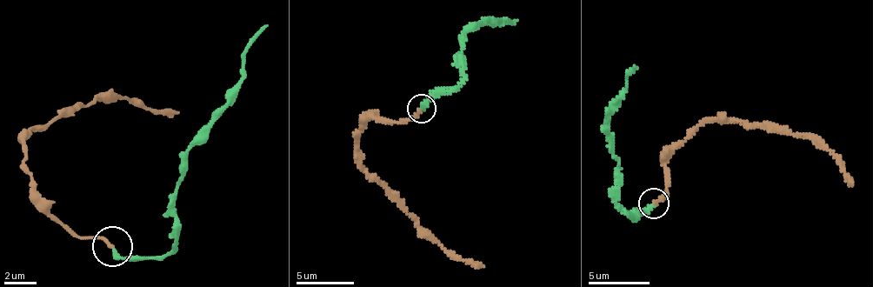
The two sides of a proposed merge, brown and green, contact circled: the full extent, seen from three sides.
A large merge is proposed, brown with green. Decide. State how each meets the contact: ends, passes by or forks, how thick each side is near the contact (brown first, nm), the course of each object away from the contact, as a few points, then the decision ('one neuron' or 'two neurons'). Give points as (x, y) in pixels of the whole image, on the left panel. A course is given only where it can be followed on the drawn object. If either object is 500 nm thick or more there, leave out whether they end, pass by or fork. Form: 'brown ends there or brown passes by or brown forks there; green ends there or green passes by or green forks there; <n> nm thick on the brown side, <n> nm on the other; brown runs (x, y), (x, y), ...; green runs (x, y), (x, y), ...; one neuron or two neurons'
brown ends there; green ends there; 240 nm thick on the brown side, 300 nm on the other; brown runs (111, 244), (77, 235), (36, 195), (22, 132), (116, 94), (134, 105), (180, 113); green runs (115, 248), (153, 259), (176, 239), (176, 181), (192, 137), (228, 98), (246, 50), (269, 24); one neuron

